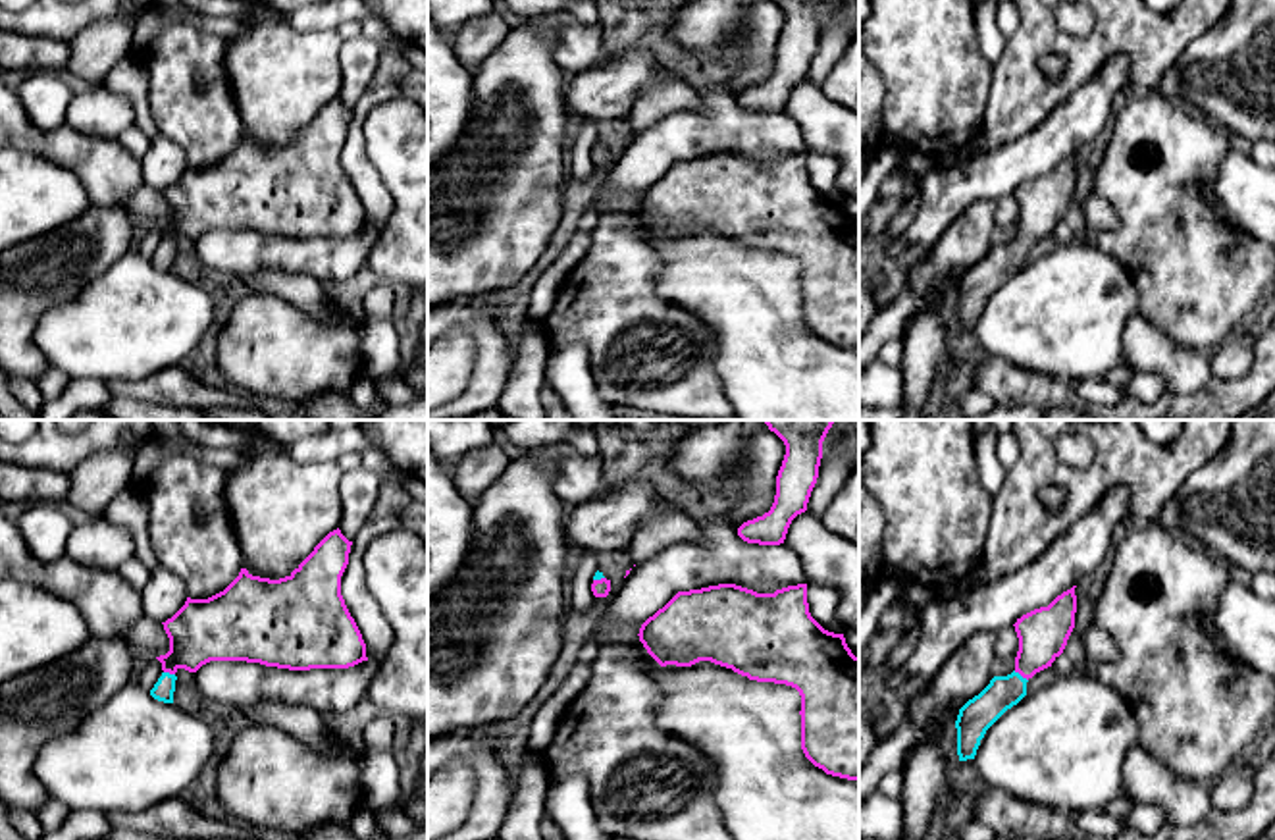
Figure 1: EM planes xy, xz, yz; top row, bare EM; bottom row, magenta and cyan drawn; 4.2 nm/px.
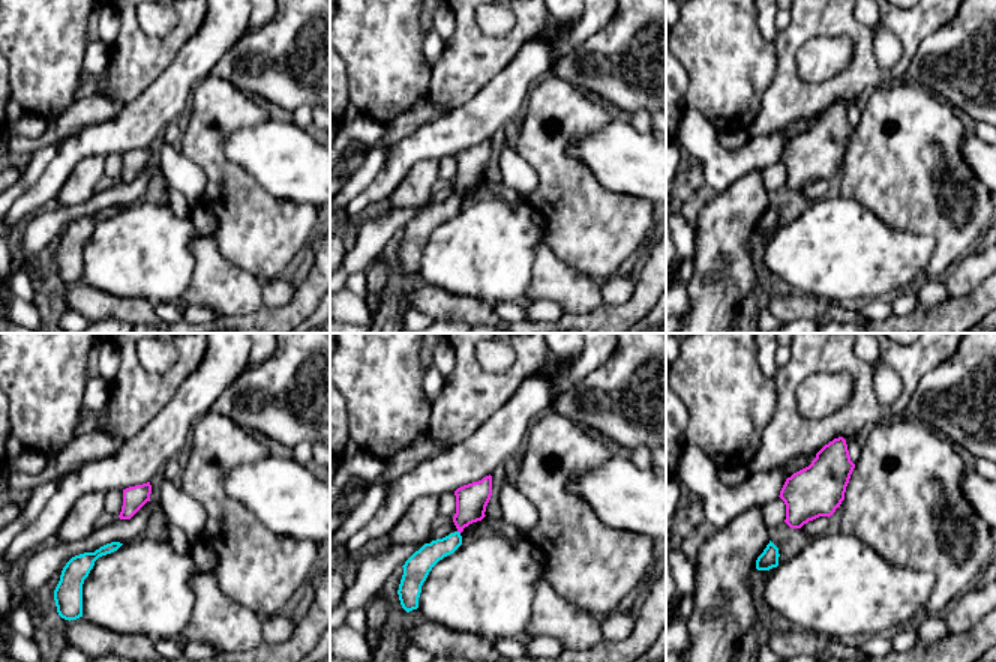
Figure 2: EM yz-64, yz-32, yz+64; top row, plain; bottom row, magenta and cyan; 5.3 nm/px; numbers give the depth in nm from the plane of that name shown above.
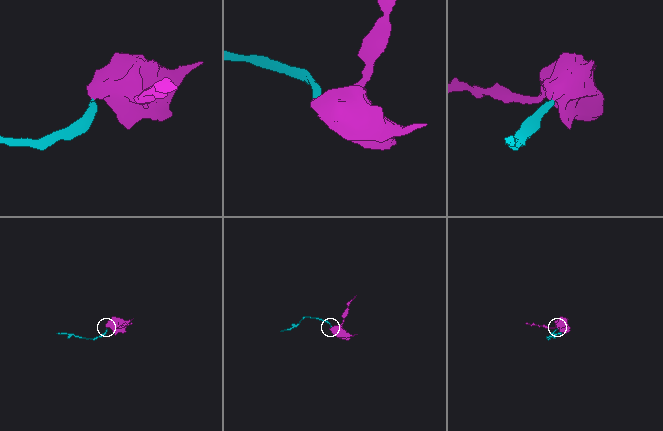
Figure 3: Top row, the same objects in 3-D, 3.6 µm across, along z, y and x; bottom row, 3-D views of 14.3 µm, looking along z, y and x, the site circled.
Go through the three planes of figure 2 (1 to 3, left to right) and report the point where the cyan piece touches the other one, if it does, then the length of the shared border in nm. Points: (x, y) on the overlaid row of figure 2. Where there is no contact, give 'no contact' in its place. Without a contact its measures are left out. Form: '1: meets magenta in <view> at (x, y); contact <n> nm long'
1: no contact
2: no contact
3: no contact

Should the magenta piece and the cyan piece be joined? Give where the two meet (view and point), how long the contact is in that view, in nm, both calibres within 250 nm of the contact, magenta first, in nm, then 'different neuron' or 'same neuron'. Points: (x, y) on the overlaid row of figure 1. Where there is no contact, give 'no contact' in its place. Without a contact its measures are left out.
yz (1021, 675) | 80 nm | 220/150 nm | same neuron

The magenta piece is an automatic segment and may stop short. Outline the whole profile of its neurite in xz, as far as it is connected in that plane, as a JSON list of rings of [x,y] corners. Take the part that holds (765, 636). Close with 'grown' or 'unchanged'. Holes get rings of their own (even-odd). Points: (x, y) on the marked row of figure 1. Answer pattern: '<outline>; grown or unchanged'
[[[736,584],[678,591],[639,628],[639,642],[661,665],[699,661],[757,682],[786,684],[801,696],[801,749],[826,774],[859,780],[859,657],[844,634],[824,630],[809,613],[807,584],[757,593]]]; unchanged

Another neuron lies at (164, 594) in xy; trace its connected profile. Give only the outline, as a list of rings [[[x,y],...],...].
[[[156,564],[141,590],[141,609],[150,620],[166,622],[187,601],[187,588],[171,570]]]

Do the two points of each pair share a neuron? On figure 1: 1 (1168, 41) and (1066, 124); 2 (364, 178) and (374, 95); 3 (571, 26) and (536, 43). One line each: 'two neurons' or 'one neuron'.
1: two neurons
2: one neuron
3: two neurons

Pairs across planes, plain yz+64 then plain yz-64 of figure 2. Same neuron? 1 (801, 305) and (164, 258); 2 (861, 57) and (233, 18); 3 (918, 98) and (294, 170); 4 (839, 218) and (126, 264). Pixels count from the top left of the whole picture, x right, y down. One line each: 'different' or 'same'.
1: different
2: different
3: different
4: same

